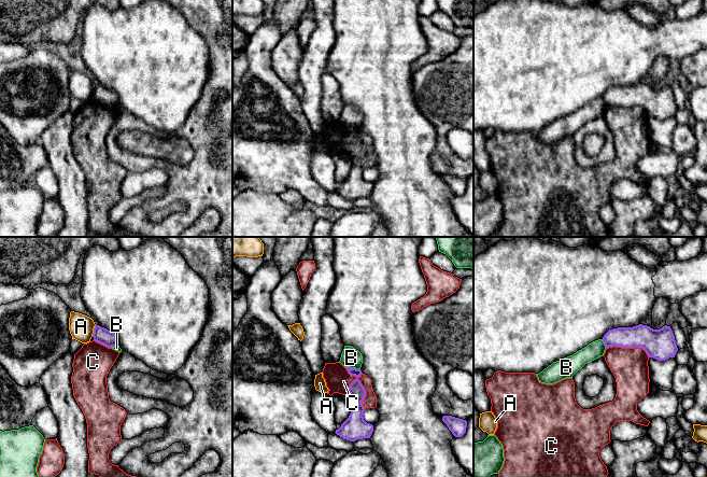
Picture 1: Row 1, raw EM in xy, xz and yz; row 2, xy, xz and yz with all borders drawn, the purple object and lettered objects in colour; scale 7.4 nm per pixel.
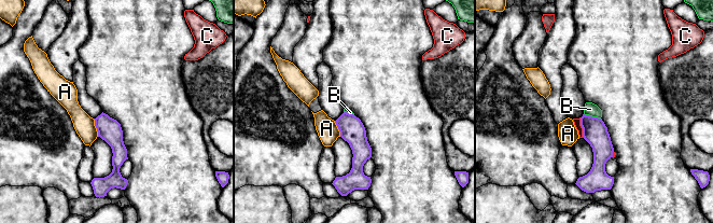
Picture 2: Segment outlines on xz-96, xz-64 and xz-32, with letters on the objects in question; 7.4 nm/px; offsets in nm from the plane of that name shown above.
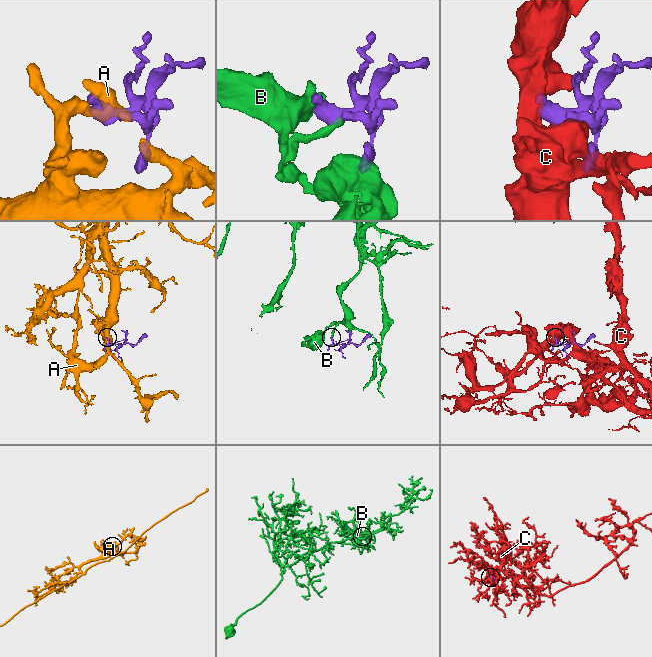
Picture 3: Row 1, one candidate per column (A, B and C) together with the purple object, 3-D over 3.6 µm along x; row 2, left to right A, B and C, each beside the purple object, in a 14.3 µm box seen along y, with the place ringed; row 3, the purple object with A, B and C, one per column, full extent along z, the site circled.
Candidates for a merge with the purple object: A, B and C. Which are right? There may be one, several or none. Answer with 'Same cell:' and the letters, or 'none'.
Same cell: none

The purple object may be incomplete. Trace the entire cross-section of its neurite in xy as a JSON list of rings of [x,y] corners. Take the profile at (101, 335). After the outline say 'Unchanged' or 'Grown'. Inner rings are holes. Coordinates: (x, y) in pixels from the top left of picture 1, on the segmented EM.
[[[99,325],[95,326],[93,337],[94,337],[95,341],[97,341],[108,348],[118,346],[117,335]]]. Unchanged

